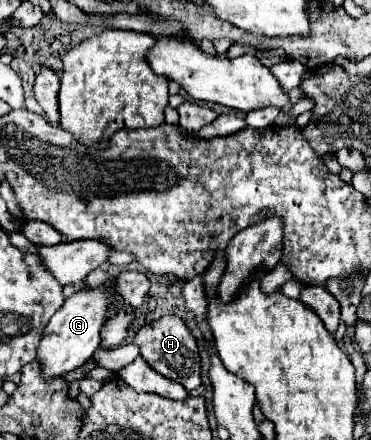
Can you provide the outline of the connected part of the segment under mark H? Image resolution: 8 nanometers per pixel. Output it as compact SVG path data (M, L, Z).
M165 315L149 325L143 325L137 331L137 337L133 341L141 349L141 357L163 377L169 377L177 383L181 383L187 391L197 389L201 385L201 359L197 341L193 339L191 331L177 315Z

